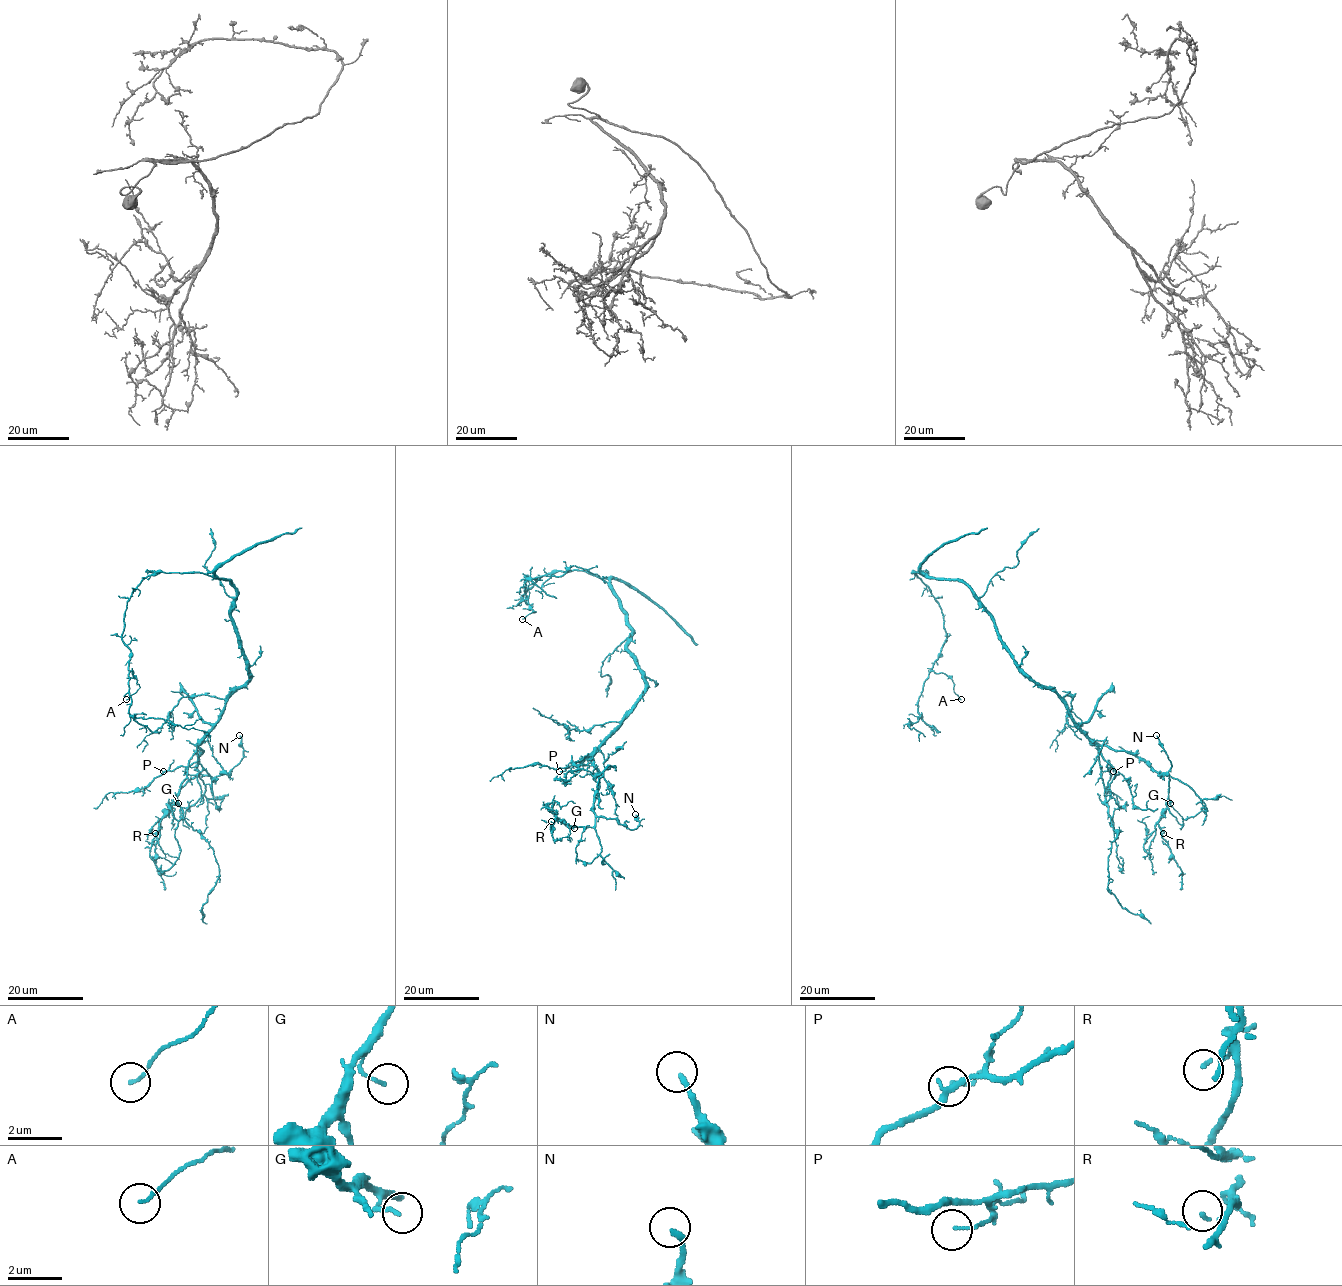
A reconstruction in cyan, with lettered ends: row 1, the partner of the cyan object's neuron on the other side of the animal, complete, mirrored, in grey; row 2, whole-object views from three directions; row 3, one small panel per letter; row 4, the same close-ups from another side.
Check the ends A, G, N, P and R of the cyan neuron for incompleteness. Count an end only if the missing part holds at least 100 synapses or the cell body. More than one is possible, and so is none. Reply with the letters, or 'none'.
none

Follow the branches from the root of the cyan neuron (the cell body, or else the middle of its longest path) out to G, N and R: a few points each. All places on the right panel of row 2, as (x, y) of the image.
G: (990, 615), (1016, 664), (1053, 690), (1092, 740), (1134, 753), (1169, 776), (1170, 803)
N: (990, 615), (1016, 664), (1053, 690), (1092, 740), (1134, 753), (1161, 777), (1171, 763), (1156, 735)
R: (990, 615), (1016, 664), (1053, 690), (1092, 740), (1134, 753), (1169, 776), (1167, 808), (1158, 822), (1163, 833)

